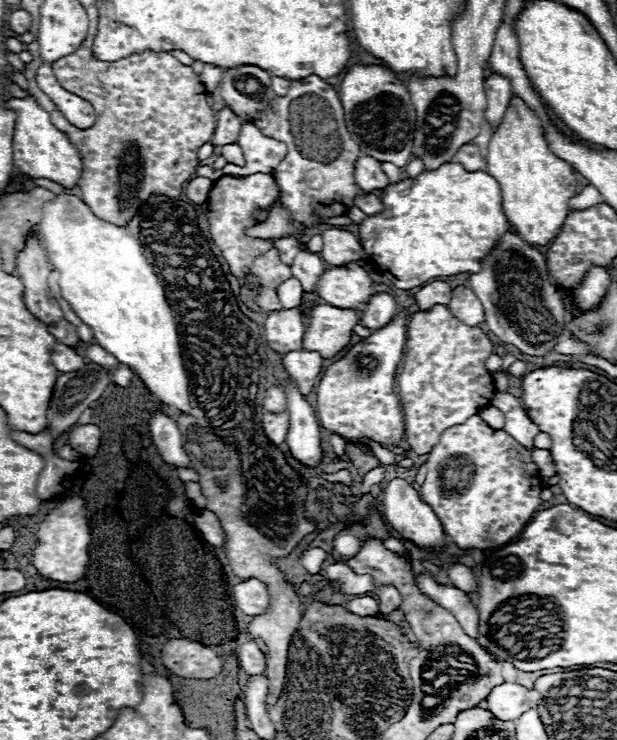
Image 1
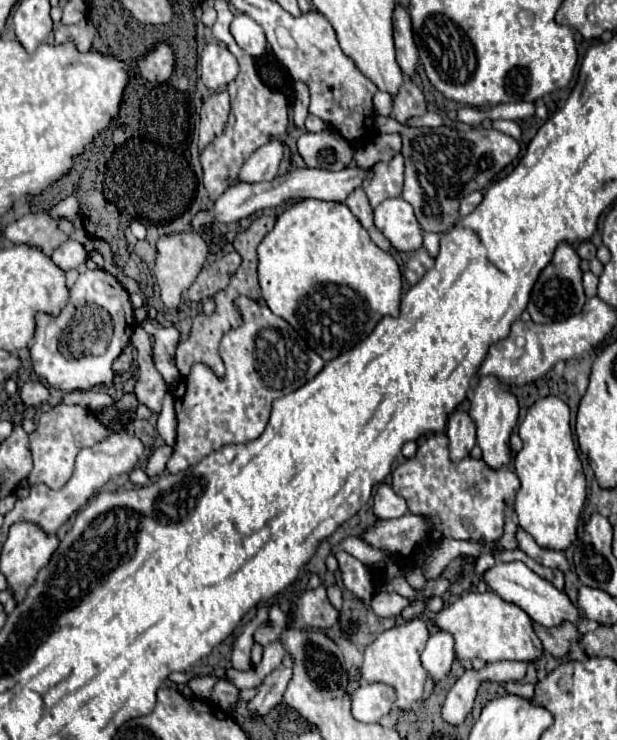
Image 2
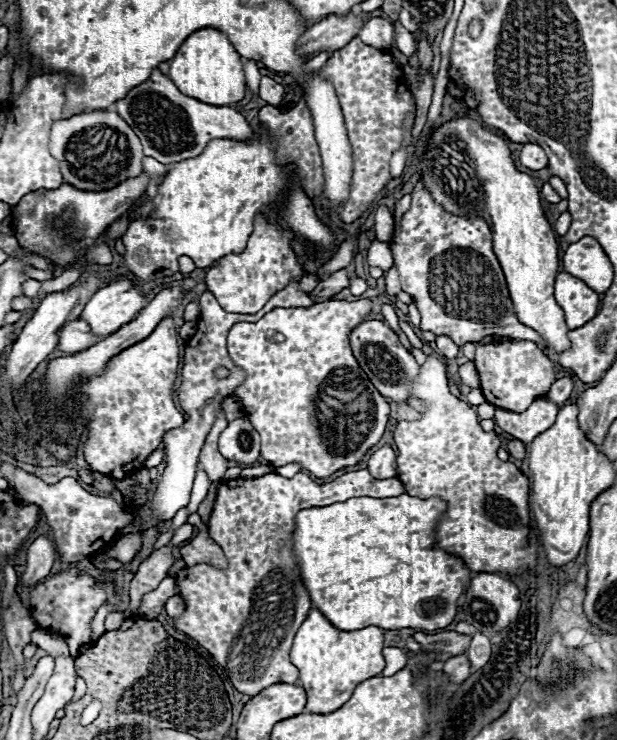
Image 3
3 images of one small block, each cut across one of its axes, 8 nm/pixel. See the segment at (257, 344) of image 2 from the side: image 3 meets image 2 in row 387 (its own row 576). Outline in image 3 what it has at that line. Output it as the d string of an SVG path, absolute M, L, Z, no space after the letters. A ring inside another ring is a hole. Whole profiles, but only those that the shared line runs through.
M368 470L348 472L332 482L318 484L316 478L300 472L294 478L284 478L278 474L264 474L258 478L234 478L222 480L218 484L218 496L214 502L214 510L208 520L210 538L222 548L228 558L228 568L216 570L208 564L197 564L182 569L176 576L180 596L186 602L186 610L180 618L174 618L174 626L194 638L200 646L204 646L218 664L226 670L228 678L236 686L238 692L256 696L264 688L272 684L296 684L298 668L290 662L288 654L292 648L294 634L300 624L306 620L312 604L304 580L300 578L296 556L294 556L294 530L296 530L296 514L304 508L312 506L328 506L334 502L344 502L354 496L372 496L372 498L392 498L404 494L404 486L398 478L376 480Z

